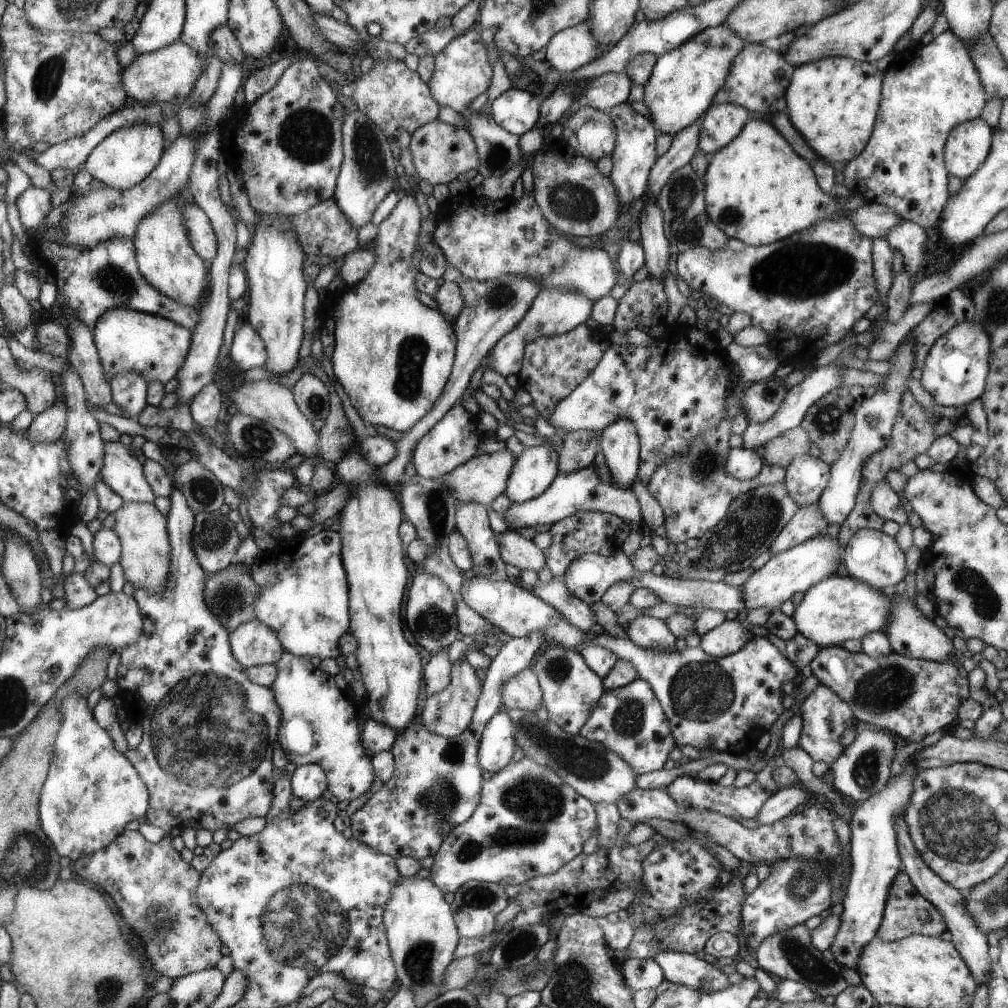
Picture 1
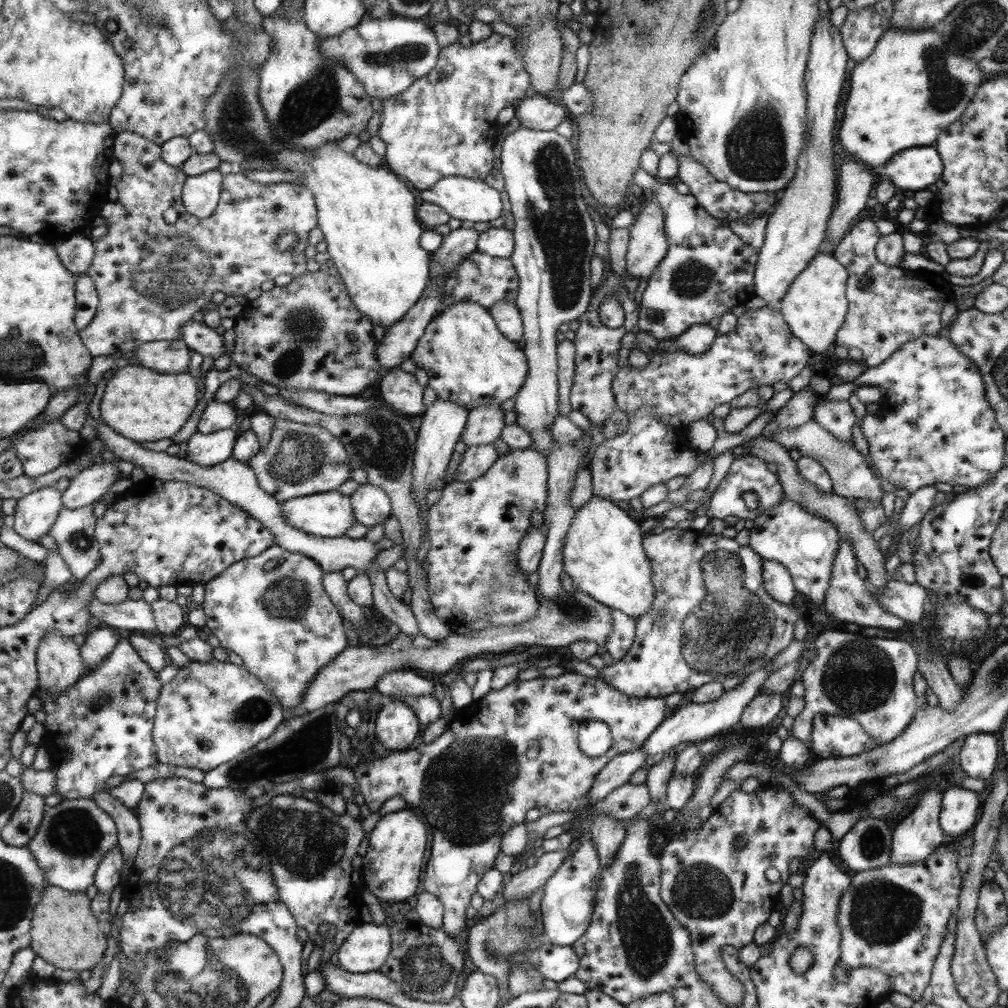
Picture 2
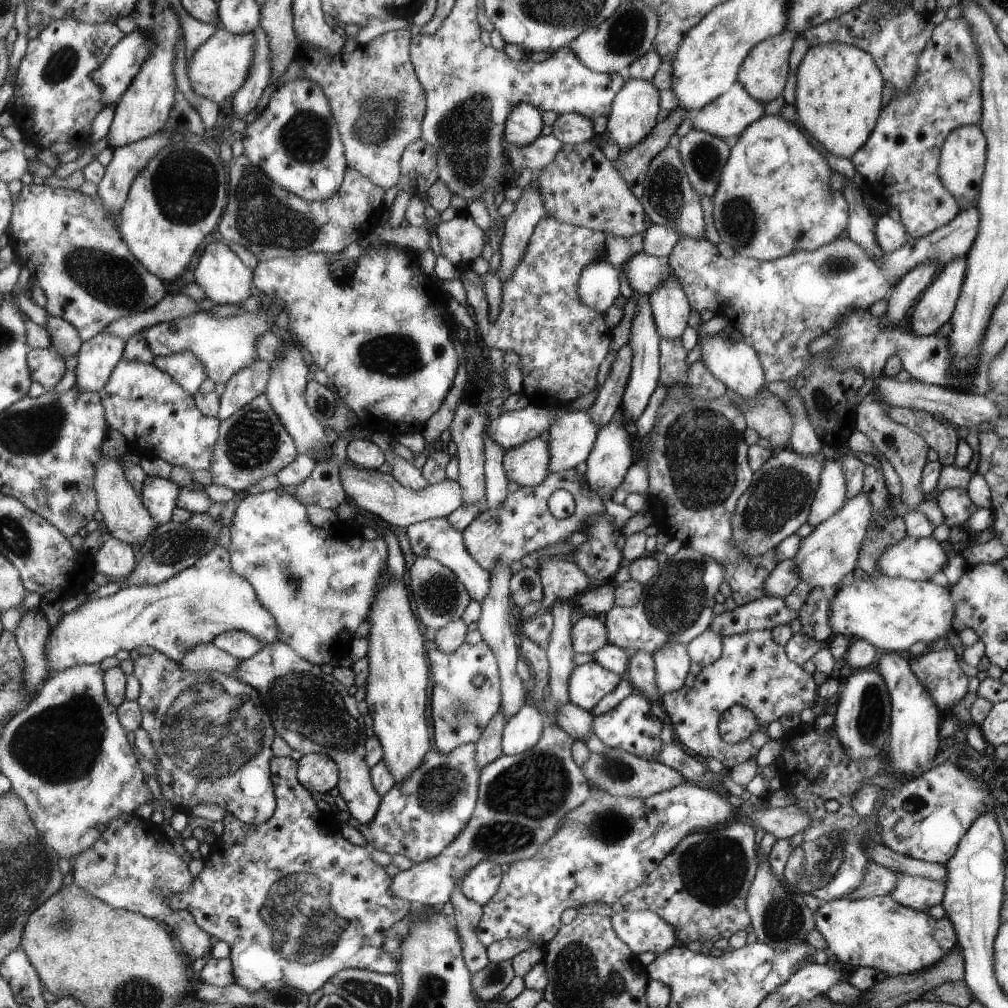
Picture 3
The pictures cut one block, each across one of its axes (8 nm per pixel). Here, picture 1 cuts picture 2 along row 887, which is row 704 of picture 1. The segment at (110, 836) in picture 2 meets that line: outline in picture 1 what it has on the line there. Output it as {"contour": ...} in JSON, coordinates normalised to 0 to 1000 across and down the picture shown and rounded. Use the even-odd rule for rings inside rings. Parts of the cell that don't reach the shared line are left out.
{"contour":[[[75,685],[73,688],[69,688],[60,698],[60,706],[63,708],[63,714],[56,736],[52,762],[43,784],[41,813],[50,831],[56,835],[60,847],[75,856],[79,851],[109,839],[123,827],[127,815],[144,810],[150,798],[150,788],[130,753],[124,746],[117,744],[113,730],[95,714],[94,702],[89,700],[89,694],[83,687]]]}

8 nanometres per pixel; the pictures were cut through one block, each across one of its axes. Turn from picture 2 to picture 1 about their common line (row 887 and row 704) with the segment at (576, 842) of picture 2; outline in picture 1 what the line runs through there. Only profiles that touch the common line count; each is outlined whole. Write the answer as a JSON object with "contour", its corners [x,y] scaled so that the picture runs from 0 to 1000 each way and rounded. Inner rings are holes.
{"contour":[[[520,663],[518,667],[502,675],[502,680],[498,683],[498,692],[502,703],[531,706],[539,697],[539,692],[534,671],[529,663]]]}

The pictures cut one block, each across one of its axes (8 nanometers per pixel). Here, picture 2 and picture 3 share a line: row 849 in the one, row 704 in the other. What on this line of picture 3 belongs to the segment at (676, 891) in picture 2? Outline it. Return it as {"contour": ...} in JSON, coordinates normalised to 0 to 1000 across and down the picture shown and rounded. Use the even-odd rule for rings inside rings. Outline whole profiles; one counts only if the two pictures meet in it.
{"contour":[[[751,625],[726,631],[717,631],[714,653],[711,653],[710,657],[696,663],[696,666],[690,671],[688,681],[686,684],[683,681],[677,681],[670,688],[663,687],[663,688],[659,688],[656,691],[656,695],[664,709],[664,718],[669,723],[671,736],[684,747],[698,755],[704,752],[713,754],[723,765],[731,758],[741,754],[749,754],[750,748],[728,748],[729,746],[724,746],[726,740],[723,740],[722,737],[714,732],[714,712],[722,703],[728,699],[734,699],[742,702],[742,704],[748,704],[750,710],[754,712],[754,718],[760,720],[760,718],[772,714],[774,710],[782,708],[782,706],[794,708],[796,704],[806,702],[806,698],[812,694],[813,685],[810,685],[810,683],[813,683],[810,675],[803,668],[800,669],[794,663],[793,658],[785,656],[780,642],[769,636],[765,625]]]}

